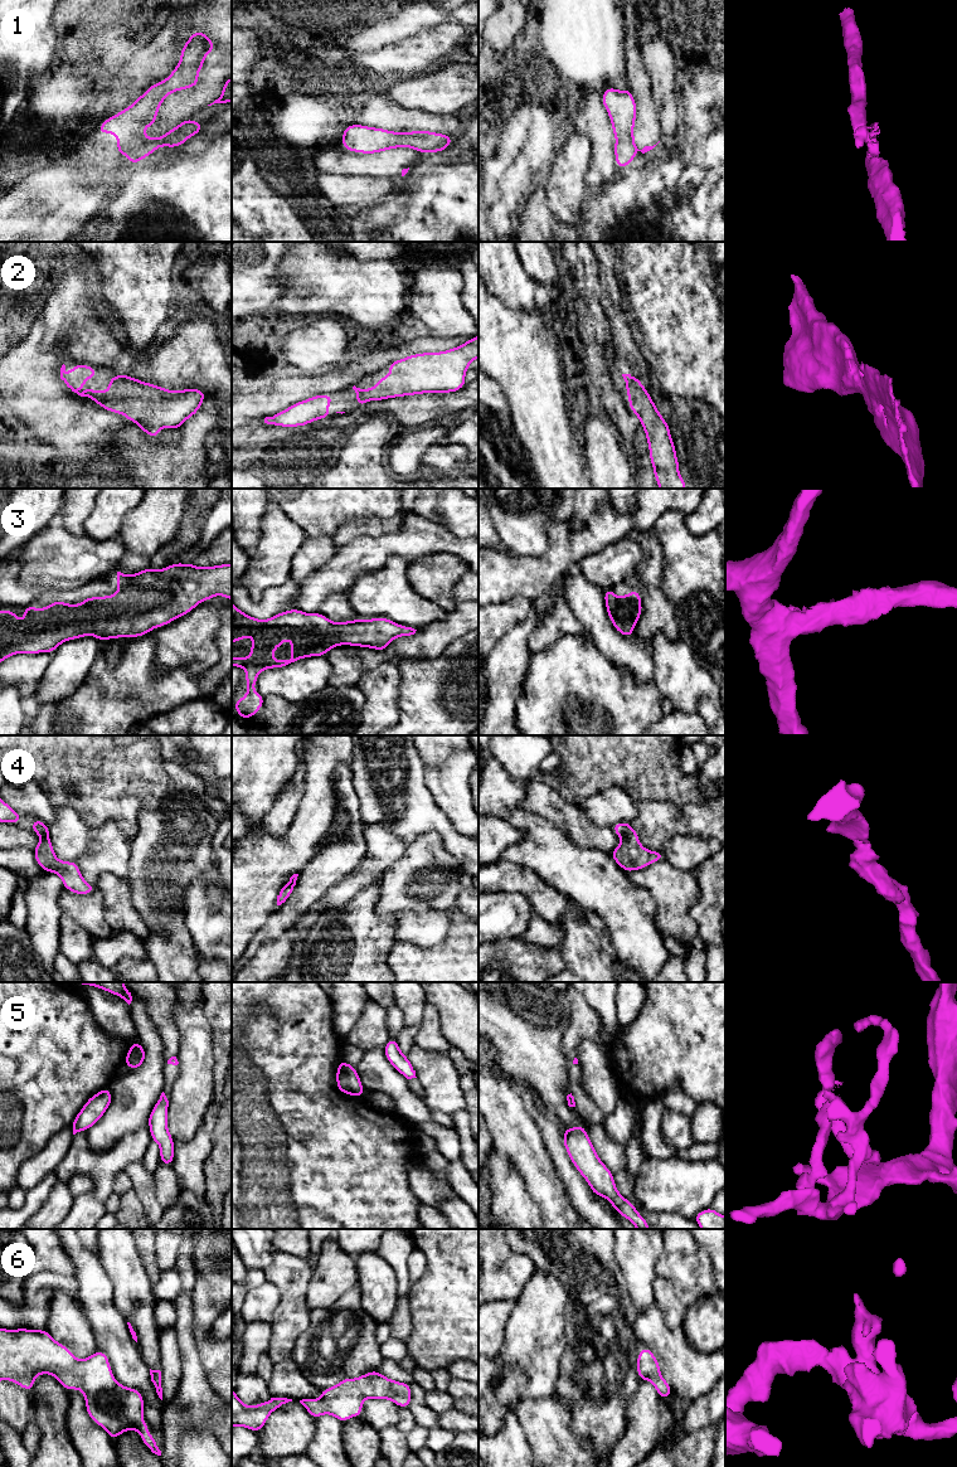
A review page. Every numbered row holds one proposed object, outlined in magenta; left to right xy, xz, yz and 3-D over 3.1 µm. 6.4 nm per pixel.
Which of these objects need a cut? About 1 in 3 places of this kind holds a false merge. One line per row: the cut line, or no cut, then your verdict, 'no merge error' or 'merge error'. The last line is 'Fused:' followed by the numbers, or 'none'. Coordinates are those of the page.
1: cut in xy along (140, 134), (146, 137); merge error
2: no cut; no merge error
3: no cut; no merge error
4: no cut; no merge error
5: cut in xy along (166, 1097), (169, 1099); merge error
6: no cut; no merge error
Fused: 1, 5

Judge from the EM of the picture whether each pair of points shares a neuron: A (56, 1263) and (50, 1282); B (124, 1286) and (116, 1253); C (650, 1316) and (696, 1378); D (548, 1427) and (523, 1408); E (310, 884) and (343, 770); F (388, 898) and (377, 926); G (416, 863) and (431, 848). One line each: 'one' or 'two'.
A: two
B: one
C: one
D: one
E: one
F: two
G: one

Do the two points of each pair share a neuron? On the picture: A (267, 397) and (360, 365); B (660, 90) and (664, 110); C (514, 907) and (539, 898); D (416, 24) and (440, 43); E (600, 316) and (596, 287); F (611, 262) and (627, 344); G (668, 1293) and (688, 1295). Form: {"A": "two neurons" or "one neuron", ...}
{"A": "one neuron", "B": "one neuron", "C": "two neurons", "D": "two neurons", "E": "one neuron", "F": "one neuron", "G": "two neurons"}

